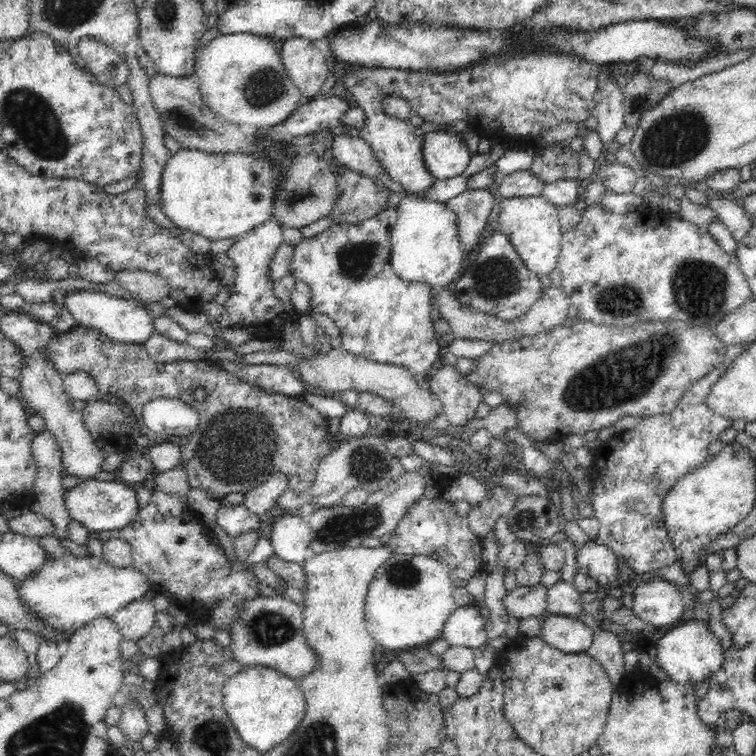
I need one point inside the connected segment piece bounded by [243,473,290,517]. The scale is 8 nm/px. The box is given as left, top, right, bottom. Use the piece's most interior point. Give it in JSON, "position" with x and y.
{"position":[259,500]}

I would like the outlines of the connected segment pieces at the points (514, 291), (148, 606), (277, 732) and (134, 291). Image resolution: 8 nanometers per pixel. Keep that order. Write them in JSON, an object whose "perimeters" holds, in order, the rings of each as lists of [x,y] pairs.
{"perimeters":[[[[497,231],[480,243],[476,260],[467,266],[464,275],[458,278],[454,286],[460,304],[500,320],[514,320],[515,317],[526,314],[526,310],[543,292],[541,277],[527,269],[510,239],[503,233]]],[[[138,599],[113,614],[114,622],[124,639],[138,641],[154,628],[156,608],[149,599]]],[[[243,667],[223,688],[223,706],[242,740],[261,753],[284,742],[306,716],[307,704],[296,679],[273,668]]],[[[125,270],[113,271],[114,282],[117,282],[130,297],[136,297],[148,303],[158,302],[168,296],[168,280],[153,272]]]]}

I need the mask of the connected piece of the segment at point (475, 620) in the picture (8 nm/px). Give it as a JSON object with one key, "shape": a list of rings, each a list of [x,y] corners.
{"shape":[[[475,604],[454,610],[441,631],[452,646],[476,648],[486,642],[485,620]]]}

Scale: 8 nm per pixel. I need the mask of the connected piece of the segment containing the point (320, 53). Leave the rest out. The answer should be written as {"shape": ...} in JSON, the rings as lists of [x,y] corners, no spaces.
{"shape":[[[302,37],[286,39],[279,45],[281,61],[290,79],[307,101],[320,94],[329,73],[325,60],[328,54],[323,42]]]}

